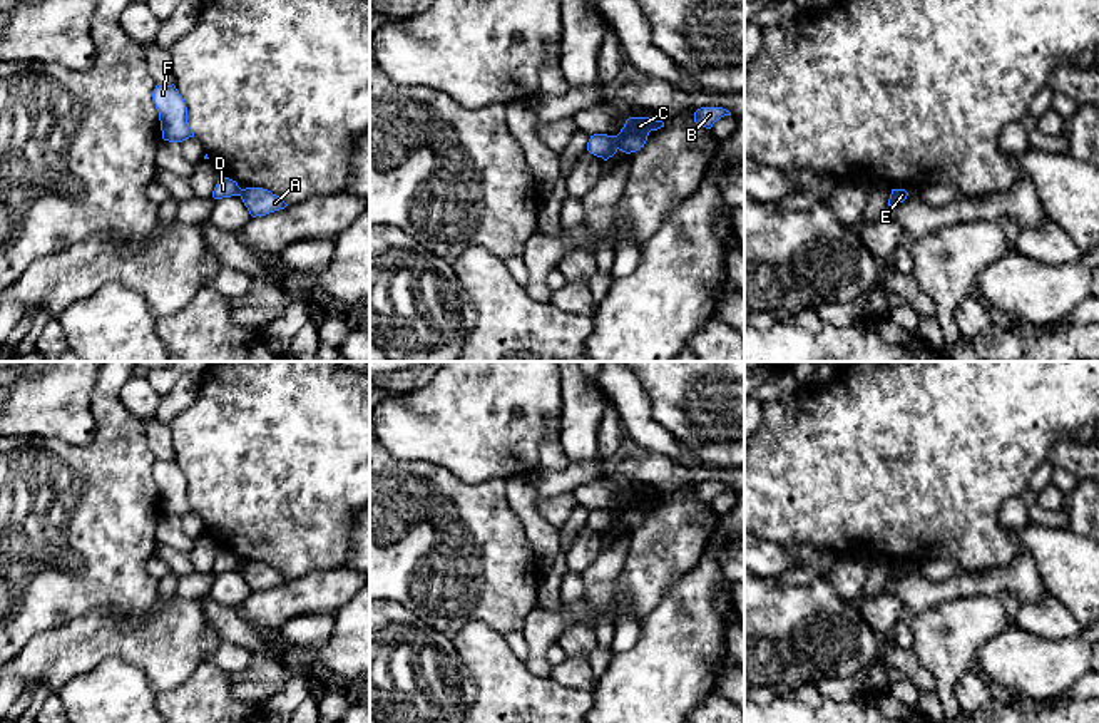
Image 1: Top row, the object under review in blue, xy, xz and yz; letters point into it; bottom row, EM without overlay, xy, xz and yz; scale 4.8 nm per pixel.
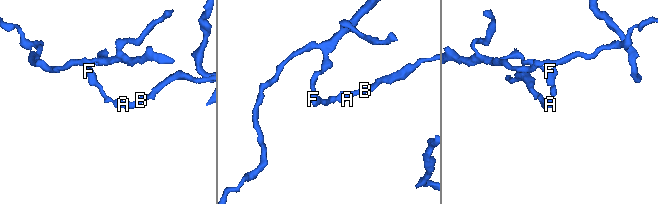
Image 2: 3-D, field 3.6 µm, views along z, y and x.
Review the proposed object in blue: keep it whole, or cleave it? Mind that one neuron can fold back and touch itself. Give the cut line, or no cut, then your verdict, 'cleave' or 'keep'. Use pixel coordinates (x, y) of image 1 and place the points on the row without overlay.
cut in xz along (614, 511), (618, 523); cleave

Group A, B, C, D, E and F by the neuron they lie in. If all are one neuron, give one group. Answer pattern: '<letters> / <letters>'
A B C E / D F

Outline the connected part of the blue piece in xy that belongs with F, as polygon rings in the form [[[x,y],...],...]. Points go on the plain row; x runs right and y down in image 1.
[[[156,460],[152,475],[159,487],[162,514],[169,517],[182,517],[194,512],[192,504],[187,499],[187,482],[176,464],[176,460]]]

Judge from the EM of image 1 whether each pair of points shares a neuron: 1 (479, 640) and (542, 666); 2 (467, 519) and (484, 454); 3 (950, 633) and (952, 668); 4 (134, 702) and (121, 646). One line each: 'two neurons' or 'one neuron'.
1: two neurons
2: two neurons
3: one neuron
4: two neurons

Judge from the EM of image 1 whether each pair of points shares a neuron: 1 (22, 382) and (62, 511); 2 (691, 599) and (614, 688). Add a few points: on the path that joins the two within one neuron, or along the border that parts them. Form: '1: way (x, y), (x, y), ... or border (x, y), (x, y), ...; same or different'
1: border (17, 434), (57, 437), (77, 446); different
2: way (681, 621), (636, 666); same

